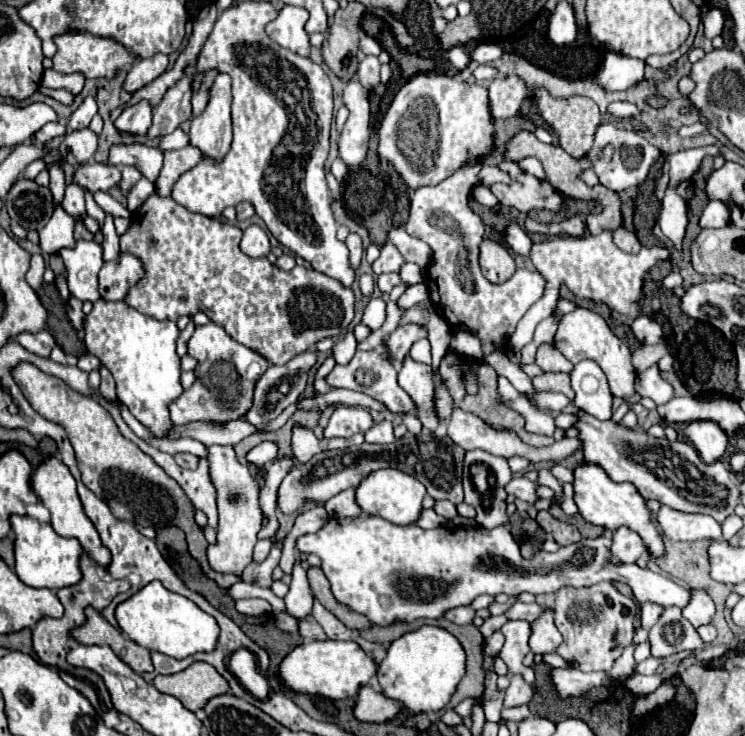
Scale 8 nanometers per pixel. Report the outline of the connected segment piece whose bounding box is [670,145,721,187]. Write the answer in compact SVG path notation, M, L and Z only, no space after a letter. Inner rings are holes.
M705 146L696 149L682 149L670 155L670 187L680 183L682 179L692 179L692 171L700 163L704 155L721 155L720 150L715 146Z

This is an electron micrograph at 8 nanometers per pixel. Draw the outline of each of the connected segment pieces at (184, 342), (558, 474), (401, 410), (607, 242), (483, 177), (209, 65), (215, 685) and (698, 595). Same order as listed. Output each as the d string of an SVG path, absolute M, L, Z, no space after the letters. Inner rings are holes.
M190 321L188 323L188 327L180 333L180 337L178 337L178 355L180 357L184 357L186 355L186 349L188 349L188 339L190 339L190 335L194 333L194 323Z
M554 463L550 467L550 473L560 481L560 483L572 483L574 481L574 475L572 475L572 469L570 467L564 467L560 463Z
M356 351L352 361L348 365L336 365L328 373L326 381L328 381L330 387L336 387L336 389L342 387L342 389L352 389L352 391L366 393L366 395L374 397L376 401L384 403L392 413L404 415L404 413L414 411L414 403L408 397L408 393L398 385L396 375L398 375L398 371L394 369L392 363L388 363L388 357L384 357L380 351Z
M605 230L600 235L588 237L552 237L544 243L534 243L530 261L534 267L544 275L546 287L544 295L526 311L526 315L518 321L516 331L510 337L510 347L514 351L522 349L526 343L532 341L536 325L548 318L554 312L559 300L559 289L563 283L576 295L594 301L602 301L608 307L624 313L628 317L642 315L638 299L642 295L642 275L664 259L672 257L670 247L642 247L637 254L620 251L613 242L613 231Z
M482 165L482 171L478 173L478 185L492 185L496 181L506 181L508 173L500 171L496 165Z
M238 1L238 3L232 3L232 7L228 7L226 11L222 11L222 15L218 17L206 45L202 47L202 53L198 57L198 65L196 65L196 75L192 75L192 90L196 93L206 77L206 73L210 69L216 69L218 73L226 73L232 77L232 95L234 95L234 101L232 101L232 125L234 125L234 141L232 141L232 147L228 151L228 155L224 157L224 161L220 165L210 165L210 163L198 163L196 167L192 167L190 171L186 171L172 187L172 199L180 205L184 205L186 209L190 211L196 211L196 213L202 213L206 217L218 217L226 207L236 206L241 201L247 201L254 205L256 213L260 219L264 219L266 227L270 229L270 233L280 241L280 245L284 245L286 249L290 249L294 255L302 257L304 261L308 261L316 271L320 273L326 273L328 277L334 277L338 279L340 283L344 283L344 287L350 287L352 281L354 281L354 271L350 269L348 265L348 247L344 243L340 243L336 239L336 221L332 217L332 209L330 209L330 191L328 191L328 185L326 185L326 179L324 179L324 161L328 157L328 135L330 135L330 125L332 125L332 87L330 87L330 79L328 75L322 71L322 67L318 67L316 63L312 63L308 57L300 57L280 45L276 45L264 31L264 25L268 21L272 21L276 17L276 9L272 7L272 3L268 1ZM288 151L308 151L308 159L304 159L302 155L286 155Z
M192 663L176 675L156 675L154 687L162 693L174 695L190 711L198 711L208 699L228 691L228 683L208 663Z
M690 589L692 591L692 599L688 601L688 605L682 609L682 615L694 625L706 625L710 623L712 615L714 615L714 603L710 599L710 595L704 589Z

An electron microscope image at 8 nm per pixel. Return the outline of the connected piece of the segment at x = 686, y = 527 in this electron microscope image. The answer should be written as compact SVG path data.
M662 507L658 513L658 523L662 533L672 541L698 541L722 539L722 527L710 515L694 515Z

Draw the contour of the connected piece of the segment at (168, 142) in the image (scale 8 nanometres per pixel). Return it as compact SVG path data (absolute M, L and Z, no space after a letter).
M178 127L178 129L174 129L170 135L162 137L162 141L160 141L160 151L180 149L180 147L186 147L186 145L188 145L188 135Z

